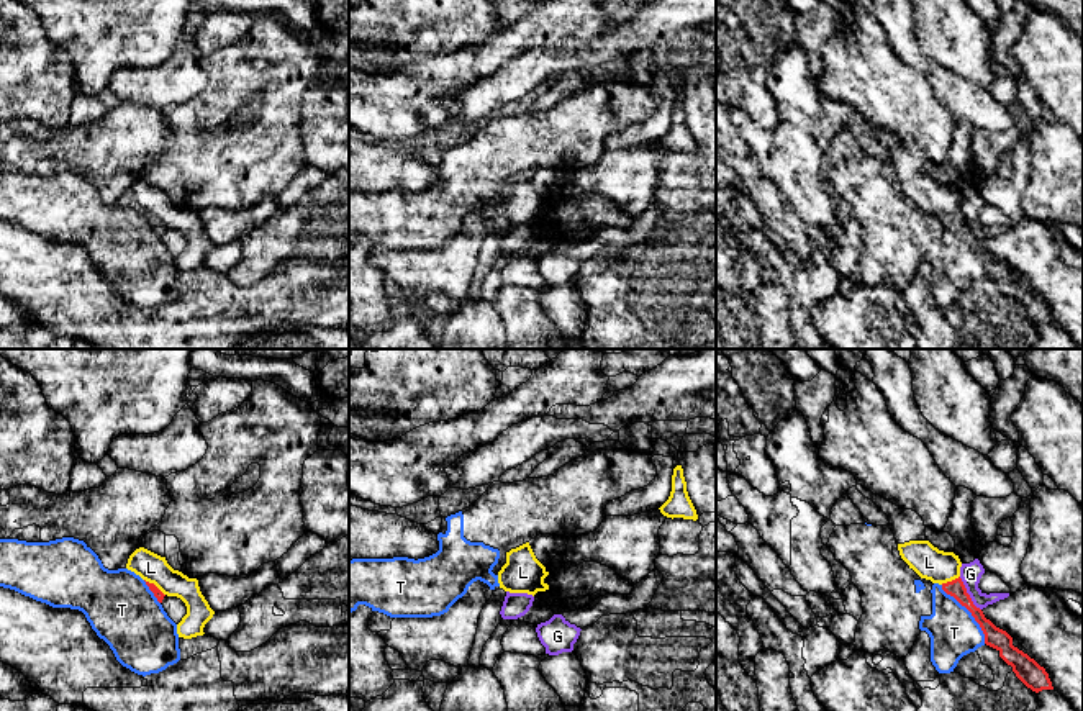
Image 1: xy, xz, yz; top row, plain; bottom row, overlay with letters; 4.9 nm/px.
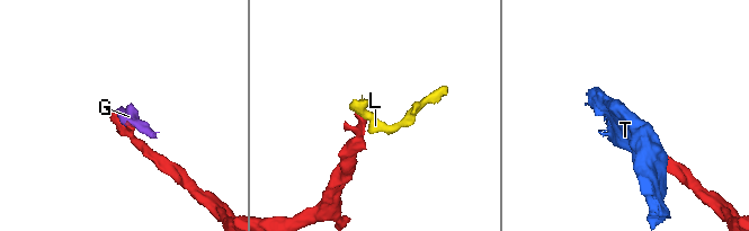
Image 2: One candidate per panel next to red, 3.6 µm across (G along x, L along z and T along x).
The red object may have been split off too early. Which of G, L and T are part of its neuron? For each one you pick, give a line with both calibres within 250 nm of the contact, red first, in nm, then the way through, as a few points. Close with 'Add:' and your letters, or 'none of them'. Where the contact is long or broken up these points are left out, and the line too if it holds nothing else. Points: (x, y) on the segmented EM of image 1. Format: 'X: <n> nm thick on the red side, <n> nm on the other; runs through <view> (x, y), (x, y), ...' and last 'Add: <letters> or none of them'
L: 50 nm thick on the red side, 140 nm on the other; runs through xy (158, 593), (154, 585), (154, 570), (151, 567)
Add: L

